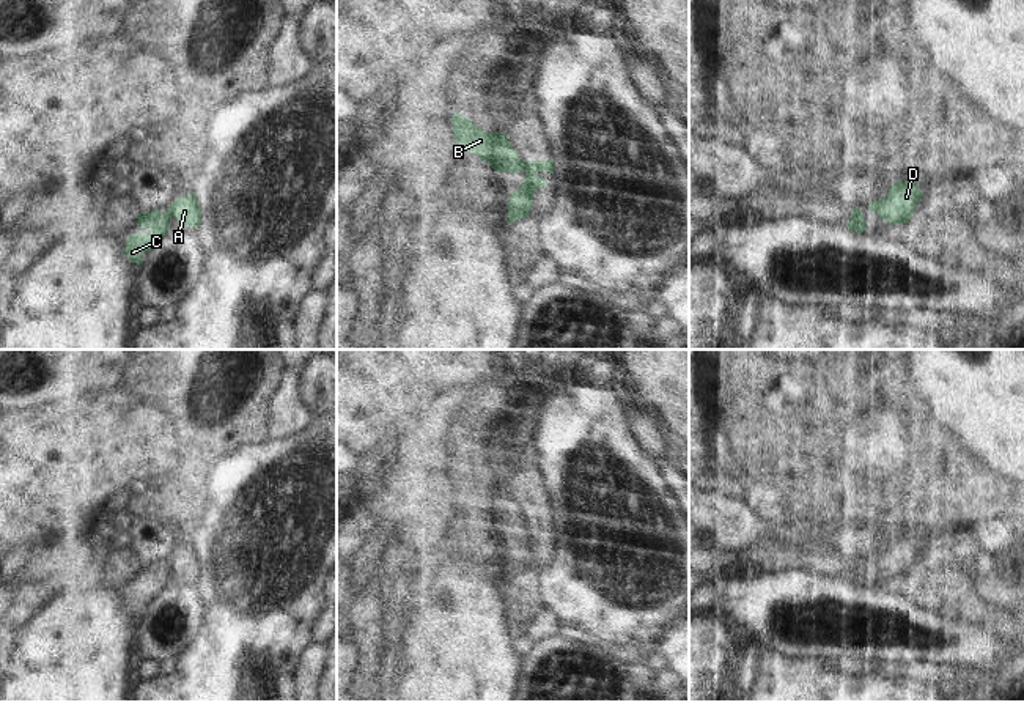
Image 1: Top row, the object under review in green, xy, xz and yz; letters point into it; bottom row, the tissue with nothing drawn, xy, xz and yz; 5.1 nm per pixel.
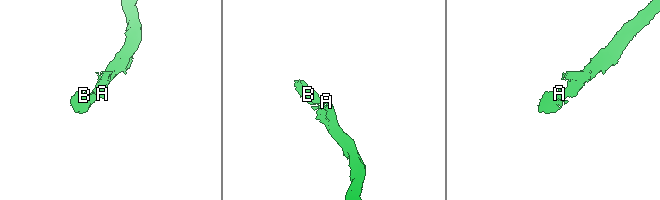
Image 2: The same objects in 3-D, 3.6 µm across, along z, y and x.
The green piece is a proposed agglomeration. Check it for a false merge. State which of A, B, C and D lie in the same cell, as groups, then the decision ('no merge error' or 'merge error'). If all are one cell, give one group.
A B C D | no merge error

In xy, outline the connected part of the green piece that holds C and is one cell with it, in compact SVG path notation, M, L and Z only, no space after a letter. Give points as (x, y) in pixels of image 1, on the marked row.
M192 192L179 197L167 208L165 214L159 209L138 212L137 225L142 227L143 231L126 238L127 246L124 247L124 255L129 261L138 266L143 263L142 253L149 253L159 239L167 235L171 217L182 225L198 228L201 222L201 208L197 195Z

